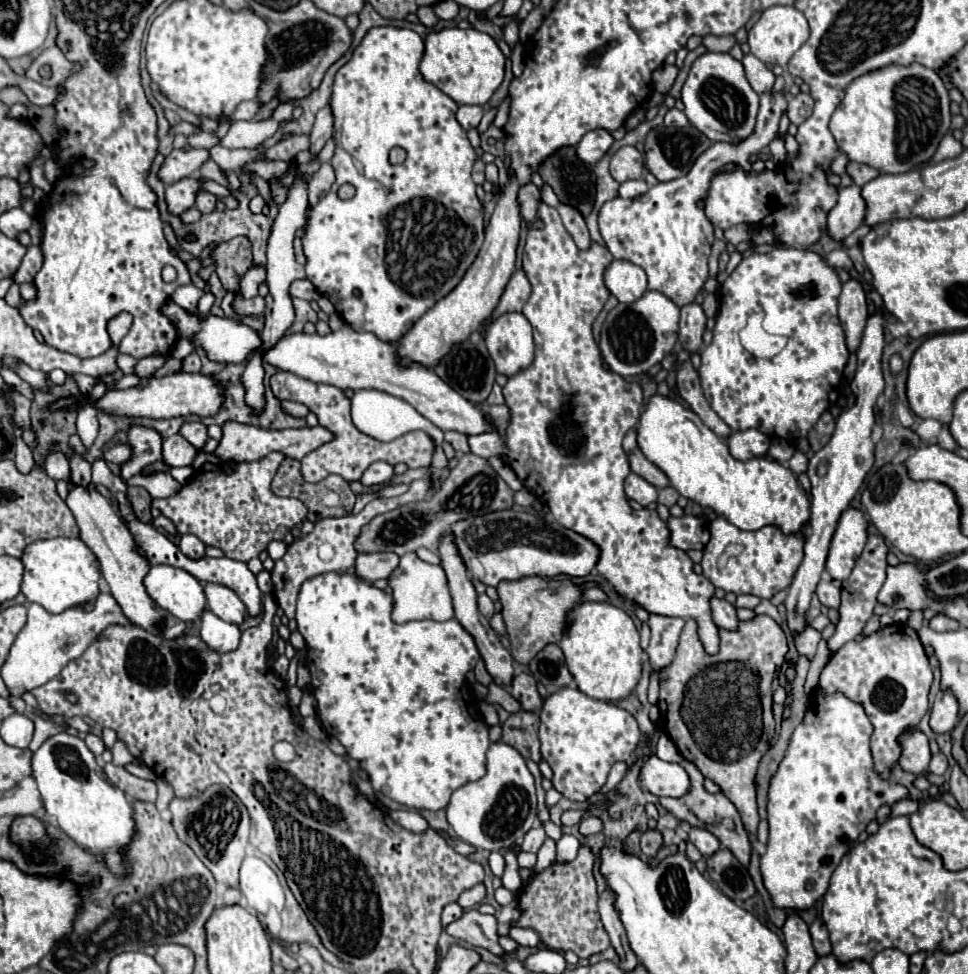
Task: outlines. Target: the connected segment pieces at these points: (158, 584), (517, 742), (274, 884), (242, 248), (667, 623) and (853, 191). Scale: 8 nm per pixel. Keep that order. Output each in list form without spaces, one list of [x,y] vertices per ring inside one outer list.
[[[150,566],[144,588],[160,608],[184,622],[198,622],[206,608],[202,584],[182,568]]]
[[[514,712],[502,724],[502,740],[516,748],[524,758],[534,760],[536,764],[542,760],[540,740],[538,740],[540,720],[532,712]]]
[[[246,856],[240,866],[240,890],[250,908],[266,914],[270,908],[284,908],[284,890],[276,872],[258,856]]]
[[[234,238],[230,242],[220,242],[212,250],[212,258],[216,264],[216,274],[226,290],[238,292],[240,278],[252,266],[252,248],[246,238]]]
[[[650,614],[648,624],[650,624],[650,630],[652,630],[652,638],[650,638],[650,644],[646,648],[646,654],[650,658],[652,670],[662,672],[664,668],[670,666],[670,662],[676,654],[678,636],[682,632],[684,620]]]
[[[846,186],[840,190],[836,206],[828,214],[828,232],[834,240],[844,240],[850,236],[866,216],[866,202],[862,198],[860,186]]]

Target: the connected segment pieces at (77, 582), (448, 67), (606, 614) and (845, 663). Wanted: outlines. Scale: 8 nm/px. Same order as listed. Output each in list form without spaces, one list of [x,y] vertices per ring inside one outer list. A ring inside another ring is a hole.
[[[48,538],[26,546],[22,552],[22,594],[26,602],[36,602],[48,612],[58,614],[72,606],[92,608],[98,594],[100,570],[96,568],[96,556],[80,538]]]
[[[442,28],[430,32],[424,40],[420,72],[426,82],[440,88],[456,104],[486,104],[504,78],[504,54],[492,36],[474,28]]]
[[[580,602],[568,612],[568,628],[560,640],[566,666],[576,686],[596,700],[622,700],[634,692],[642,676],[640,636],[632,618],[608,602]]]
[[[890,624],[866,636],[864,640],[852,640],[844,644],[830,656],[818,680],[822,694],[842,692],[852,702],[862,704],[874,726],[870,750],[876,772],[892,768],[898,762],[900,744],[896,738],[902,730],[916,726],[928,712],[930,684],[932,666],[928,664],[928,656],[918,640],[916,630],[906,624]]]

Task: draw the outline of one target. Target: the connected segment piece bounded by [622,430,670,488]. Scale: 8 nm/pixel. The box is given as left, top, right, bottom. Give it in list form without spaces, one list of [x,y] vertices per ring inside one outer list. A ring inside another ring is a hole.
[[[630,430],[626,436],[624,436],[624,444],[622,448],[626,450],[626,456],[630,460],[630,470],[638,476],[642,476],[644,480],[648,480],[652,486],[656,488],[666,488],[670,484],[668,476],[658,468],[654,466],[650,460],[644,458],[644,454],[640,452],[638,444],[636,444],[636,432]]]

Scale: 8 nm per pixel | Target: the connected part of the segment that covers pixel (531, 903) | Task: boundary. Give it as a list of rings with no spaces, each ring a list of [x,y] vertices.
[[[580,846],[578,856],[572,862],[554,862],[520,890],[520,920],[516,926],[534,928],[544,946],[552,950],[572,950],[578,958],[588,958],[610,946],[608,934],[598,918],[598,890],[592,874],[594,852],[588,846]]]

